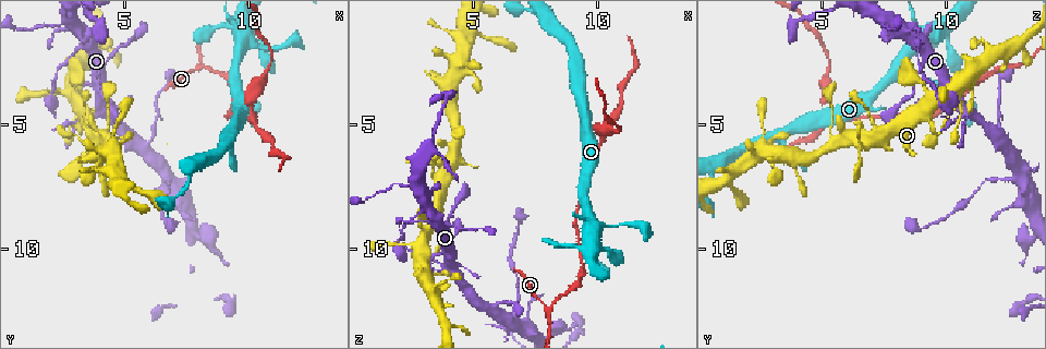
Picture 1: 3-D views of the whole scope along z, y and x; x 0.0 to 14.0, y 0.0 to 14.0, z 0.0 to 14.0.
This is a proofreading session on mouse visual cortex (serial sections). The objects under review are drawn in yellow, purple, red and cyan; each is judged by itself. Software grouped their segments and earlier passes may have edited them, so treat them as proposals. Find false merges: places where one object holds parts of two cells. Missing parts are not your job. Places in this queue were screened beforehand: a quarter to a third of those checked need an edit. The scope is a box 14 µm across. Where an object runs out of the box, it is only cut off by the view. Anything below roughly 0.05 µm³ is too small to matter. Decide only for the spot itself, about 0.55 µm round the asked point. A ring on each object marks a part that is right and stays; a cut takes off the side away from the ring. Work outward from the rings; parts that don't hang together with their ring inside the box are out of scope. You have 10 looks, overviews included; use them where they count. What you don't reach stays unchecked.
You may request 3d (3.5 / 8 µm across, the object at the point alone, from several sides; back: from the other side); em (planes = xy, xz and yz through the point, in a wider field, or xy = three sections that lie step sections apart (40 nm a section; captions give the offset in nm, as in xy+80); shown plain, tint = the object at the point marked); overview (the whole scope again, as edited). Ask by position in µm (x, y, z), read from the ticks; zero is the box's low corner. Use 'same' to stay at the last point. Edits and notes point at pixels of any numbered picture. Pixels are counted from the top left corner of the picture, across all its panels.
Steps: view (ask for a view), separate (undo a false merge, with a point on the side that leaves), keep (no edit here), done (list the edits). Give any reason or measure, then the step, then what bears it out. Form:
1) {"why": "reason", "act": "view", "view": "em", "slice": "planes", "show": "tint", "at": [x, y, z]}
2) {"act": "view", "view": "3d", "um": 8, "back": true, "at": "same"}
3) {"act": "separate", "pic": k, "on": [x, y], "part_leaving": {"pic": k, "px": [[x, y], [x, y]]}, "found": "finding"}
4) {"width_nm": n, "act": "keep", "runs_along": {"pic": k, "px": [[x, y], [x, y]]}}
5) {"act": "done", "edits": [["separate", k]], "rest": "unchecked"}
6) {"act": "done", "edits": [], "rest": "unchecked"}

{"why": "narrows sharply", "act": "view", "view": "3d", "um": 3.5, "at": [9.4, 1.0, 9.9]}

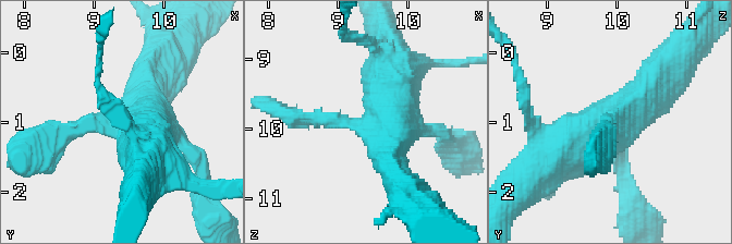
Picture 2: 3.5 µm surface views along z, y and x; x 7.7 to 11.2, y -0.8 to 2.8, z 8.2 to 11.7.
{"why": "now the EM", "act": "view", "view": "em", "slice": "xy", "step": 1, "show": "tint", "at": "same"}

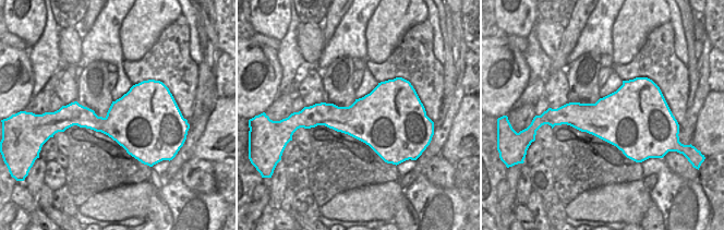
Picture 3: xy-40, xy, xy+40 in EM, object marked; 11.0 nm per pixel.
{"act": "keep", "runs_along": {"pic": 2, "px": [[543, 167], [654, 90]]}, "found": "continuous, no second cell"}

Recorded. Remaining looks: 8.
{"why": "thick turns thin", "act": "view", "view": "3d", "um": 3.5, "at": [6.7, 7.2, 12.3]}

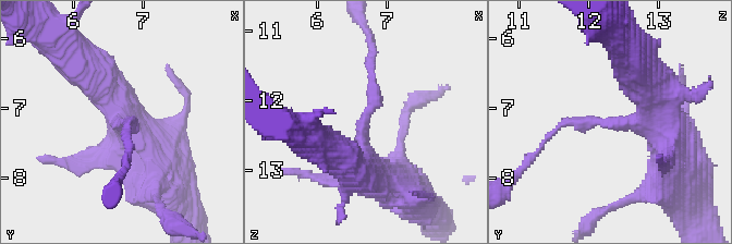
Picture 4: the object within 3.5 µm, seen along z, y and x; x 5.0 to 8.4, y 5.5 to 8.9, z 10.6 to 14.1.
{"arm_widths_nm": [150, 500], "act": "view", "view": "em", "slice": "xy", "step": 5, "show": "tint", "at": [6.65, 7.25, 12.40]}

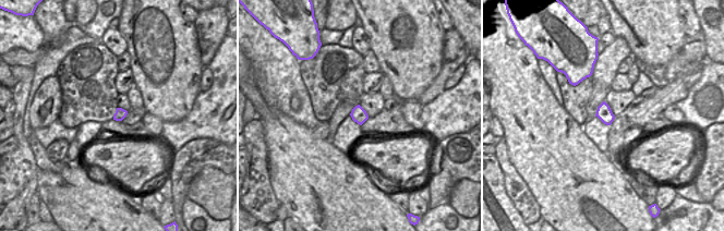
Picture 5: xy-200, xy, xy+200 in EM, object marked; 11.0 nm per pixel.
{"act": "keep", "found": "all the same cell"}

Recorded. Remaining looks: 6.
{"why": "arms part here", "act": "view", "view": "3d", "um": 3.5, "at": [8.0, 2.7, 12.5]}

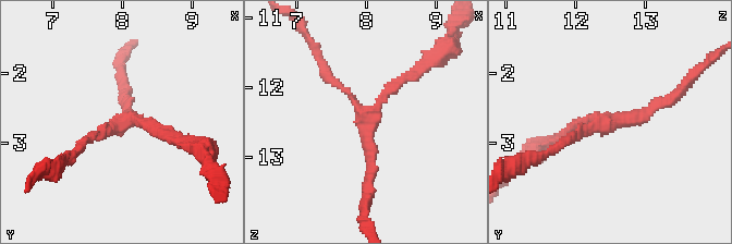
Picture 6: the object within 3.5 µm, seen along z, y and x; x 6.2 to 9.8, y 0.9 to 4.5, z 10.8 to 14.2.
{"why": "now the EM", "act": "view", "view": "em", "slice": "planes", "show": "tint", "at": [8.00, 2.75, 12.40]}

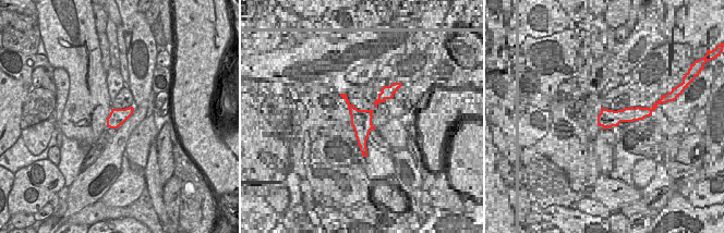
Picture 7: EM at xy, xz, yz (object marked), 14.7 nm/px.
{"act": "keep", "runs_along": {"pic": 6, "px": [[81, 146], [131, 119], [174, 136]]}, "found": "one cell here"}

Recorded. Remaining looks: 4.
{"act": "view", "view": "3d", "um": 3.5, "at": [4.0, 3.5, 8.7]}

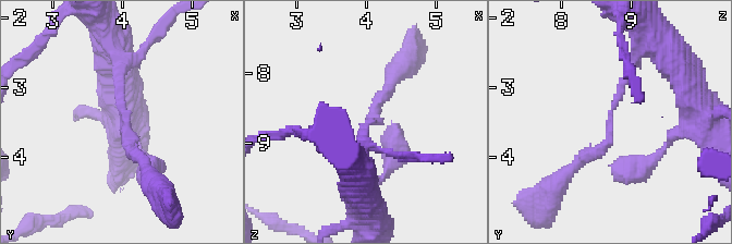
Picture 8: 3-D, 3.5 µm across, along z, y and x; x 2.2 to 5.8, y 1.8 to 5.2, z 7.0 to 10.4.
{"arm_widths_nm": [150, 150], "act": "view", "view": "em", "slice": "xy", "step": 2, "show": "tint", "at": [4.05, 3.45, 8.75]}

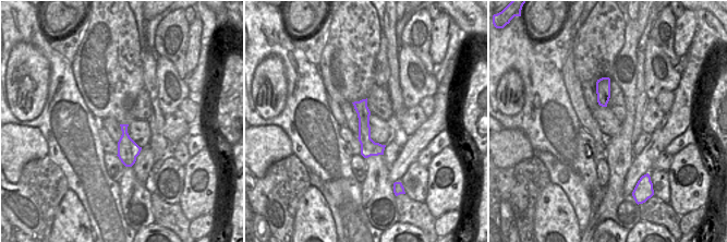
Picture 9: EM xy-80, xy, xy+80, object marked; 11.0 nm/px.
{"act": "keep", "runs_along": {"pic": 8, "px": [[112, 50], [125, 141], [146, 167]]}, "found": "one cell here"}

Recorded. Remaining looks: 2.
{"act": "done", "edits": [], "rest": "unchecked"}

